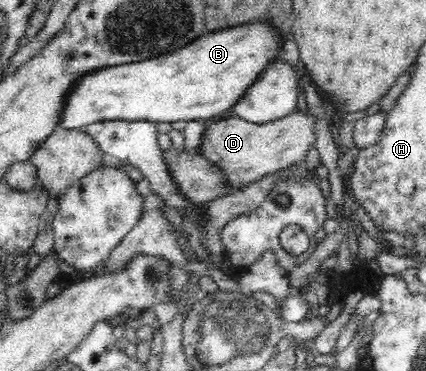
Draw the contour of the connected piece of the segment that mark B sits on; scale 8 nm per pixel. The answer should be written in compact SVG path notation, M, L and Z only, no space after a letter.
M269 22L204 33L181 49L153 59L121 63L85 75L71 87L57 128L82 129L100 121L167 122L211 119L231 111L267 65L281 58L283 34Z

